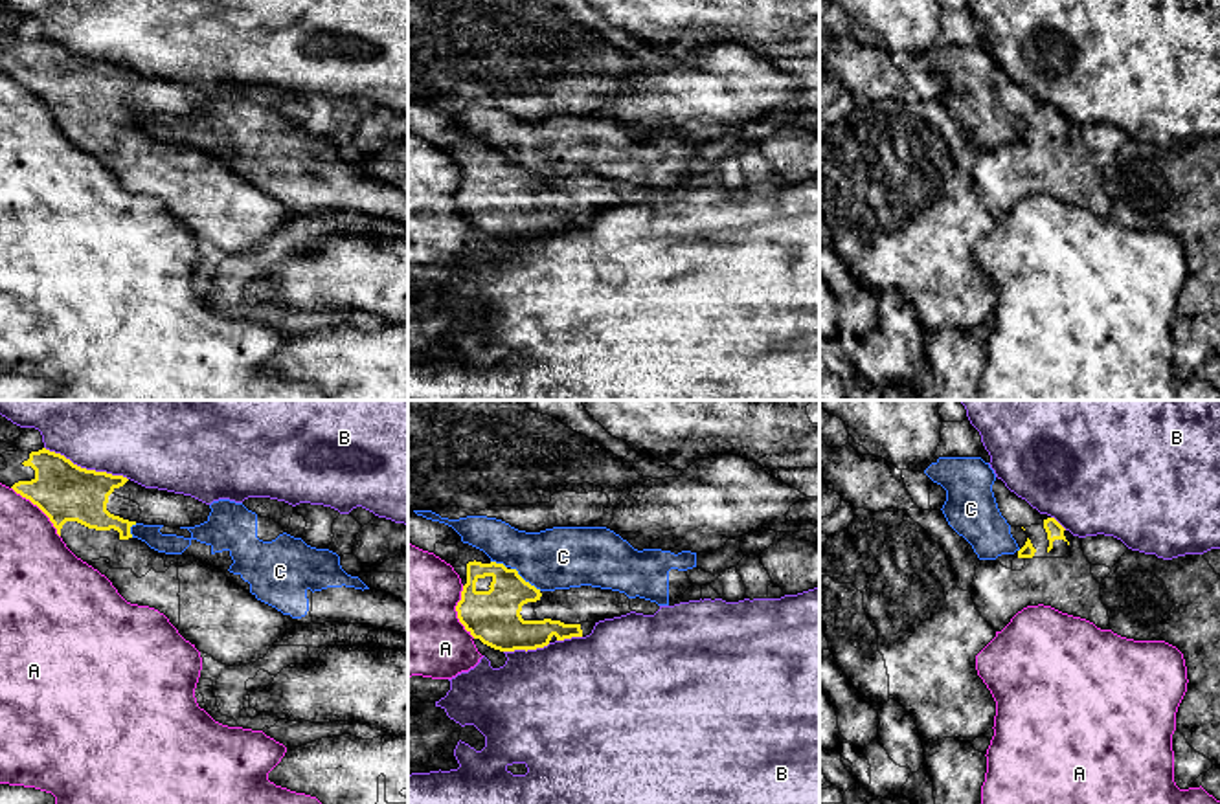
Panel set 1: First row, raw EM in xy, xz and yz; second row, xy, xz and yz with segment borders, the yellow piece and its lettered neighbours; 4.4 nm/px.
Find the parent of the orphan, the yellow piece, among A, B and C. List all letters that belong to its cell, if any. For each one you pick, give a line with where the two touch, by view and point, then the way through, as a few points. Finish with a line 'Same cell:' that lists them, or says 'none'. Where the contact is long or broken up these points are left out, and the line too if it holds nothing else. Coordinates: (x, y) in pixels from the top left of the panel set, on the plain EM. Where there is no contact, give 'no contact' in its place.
Same cell: none

